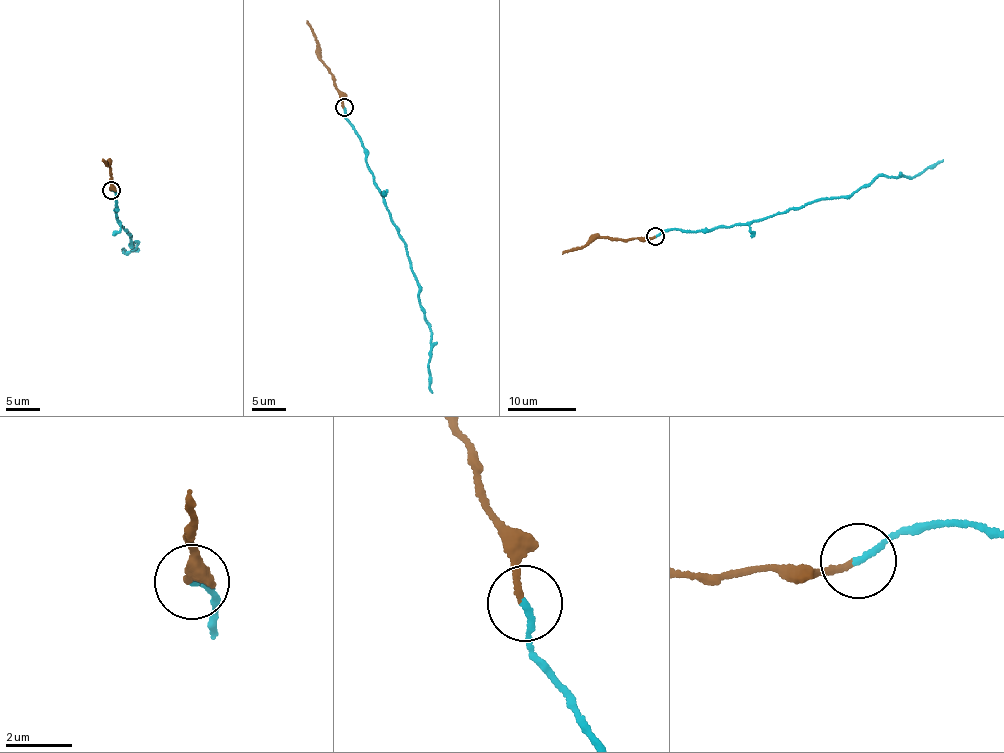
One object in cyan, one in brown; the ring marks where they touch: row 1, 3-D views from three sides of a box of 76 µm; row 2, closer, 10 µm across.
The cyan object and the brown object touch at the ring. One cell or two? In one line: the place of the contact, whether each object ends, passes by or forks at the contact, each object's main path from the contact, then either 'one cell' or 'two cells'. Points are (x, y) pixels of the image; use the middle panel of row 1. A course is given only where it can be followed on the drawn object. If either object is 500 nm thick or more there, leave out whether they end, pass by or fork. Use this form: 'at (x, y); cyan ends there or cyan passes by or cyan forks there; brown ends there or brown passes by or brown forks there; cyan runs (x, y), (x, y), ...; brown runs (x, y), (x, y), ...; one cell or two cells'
at (344, 107); cyan ends there; brown ends there; cyan runs (344, 107), (419, 286), (419, 300), (429, 324), (428, 383), (432, 392); brown runs (342, 107), (341, 93), (307, 20); two cells

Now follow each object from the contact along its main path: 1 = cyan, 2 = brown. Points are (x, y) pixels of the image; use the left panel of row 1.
1: (111, 189), (116, 193), (113, 211), (118, 223), (131, 236), (129, 244), (137, 243), (125, 254), (125, 249)
2: (110, 189), (113, 186), (112, 162), (107, 165), (102, 161)

